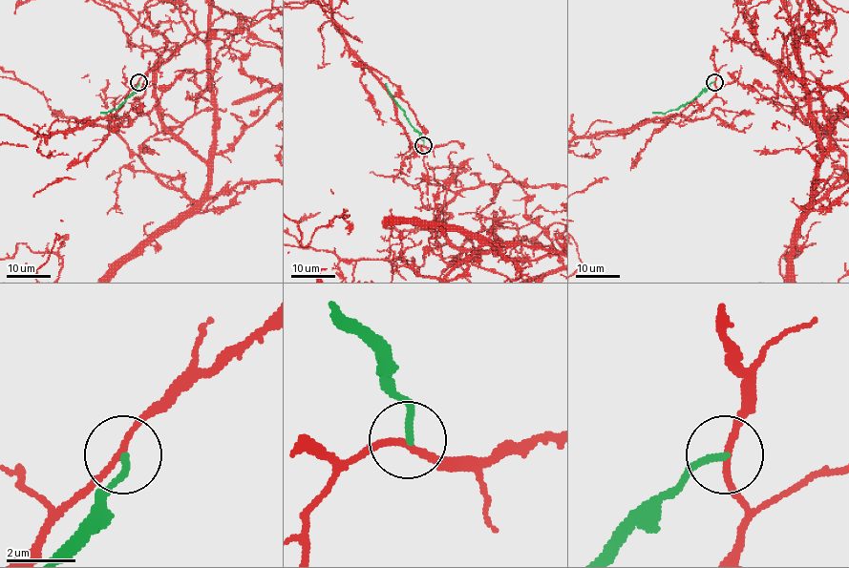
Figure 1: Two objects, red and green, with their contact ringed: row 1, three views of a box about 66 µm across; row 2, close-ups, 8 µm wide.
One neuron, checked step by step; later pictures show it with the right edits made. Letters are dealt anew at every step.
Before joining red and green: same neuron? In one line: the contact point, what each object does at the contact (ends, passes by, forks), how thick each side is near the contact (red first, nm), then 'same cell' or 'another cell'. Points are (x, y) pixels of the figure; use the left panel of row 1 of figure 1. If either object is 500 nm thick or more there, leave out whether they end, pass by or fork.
(138, 82) | red passes by | green ends | 170/220 nm | another cell

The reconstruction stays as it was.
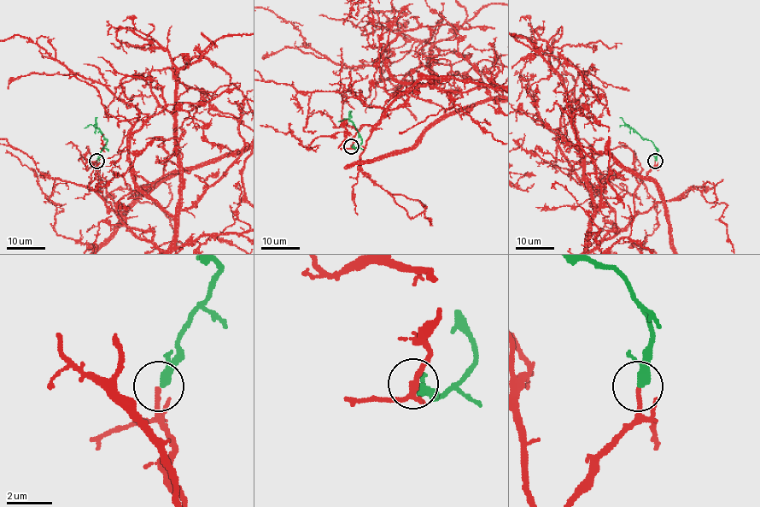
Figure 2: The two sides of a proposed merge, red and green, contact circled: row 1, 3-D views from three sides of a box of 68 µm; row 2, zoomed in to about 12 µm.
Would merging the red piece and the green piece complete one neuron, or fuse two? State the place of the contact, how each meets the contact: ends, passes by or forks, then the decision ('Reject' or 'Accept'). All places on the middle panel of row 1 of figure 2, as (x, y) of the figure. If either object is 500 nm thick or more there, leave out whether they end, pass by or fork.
Place: (351, 146). At the ring red ends. At the ring green passes by. Accept

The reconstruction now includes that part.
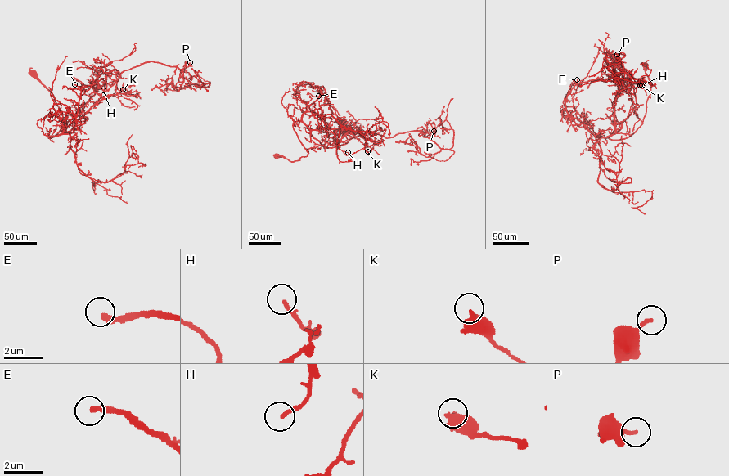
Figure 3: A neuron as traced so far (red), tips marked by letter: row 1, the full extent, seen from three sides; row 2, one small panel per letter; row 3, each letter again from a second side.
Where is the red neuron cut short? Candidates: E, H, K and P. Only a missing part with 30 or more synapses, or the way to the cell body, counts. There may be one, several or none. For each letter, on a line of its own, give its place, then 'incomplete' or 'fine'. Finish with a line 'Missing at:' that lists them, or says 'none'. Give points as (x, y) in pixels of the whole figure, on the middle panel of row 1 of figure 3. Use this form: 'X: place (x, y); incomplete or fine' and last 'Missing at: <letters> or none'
E: place (318, 96); incomplete
H: place (348, 152); fine
K: place (367, 151); fine
P: place (434, 131); fine
Missing at: E

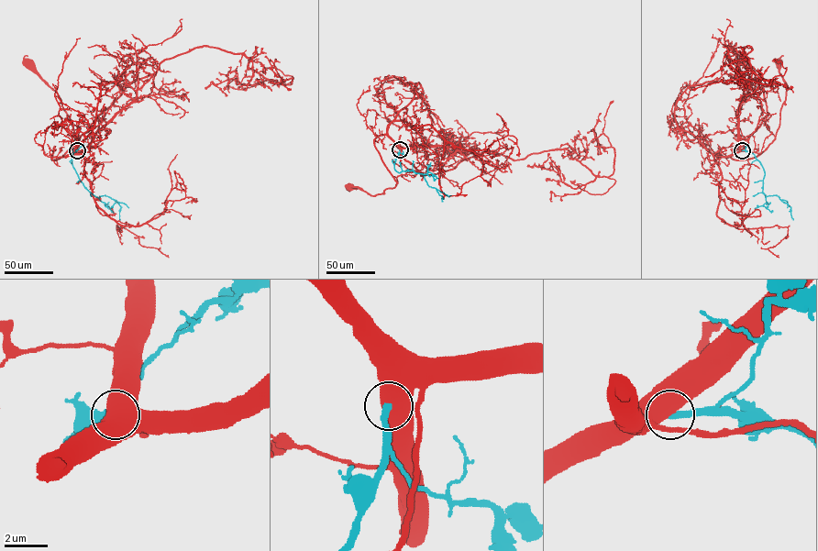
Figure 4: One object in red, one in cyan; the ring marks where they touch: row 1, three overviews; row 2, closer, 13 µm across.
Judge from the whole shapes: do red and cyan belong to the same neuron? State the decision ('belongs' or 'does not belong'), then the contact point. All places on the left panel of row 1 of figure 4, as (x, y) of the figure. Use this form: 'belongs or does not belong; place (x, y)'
belongs; place (77, 150)

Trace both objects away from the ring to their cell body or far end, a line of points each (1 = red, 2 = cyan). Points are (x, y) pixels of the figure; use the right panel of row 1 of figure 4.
1: (742, 150), (726, 157), (753, 158), (775, 138), (788, 88), (778, 62)
2: (742, 150), (753, 153), (764, 170), (762, 192), (766, 197), (776, 195), (786, 201), (793, 220)

